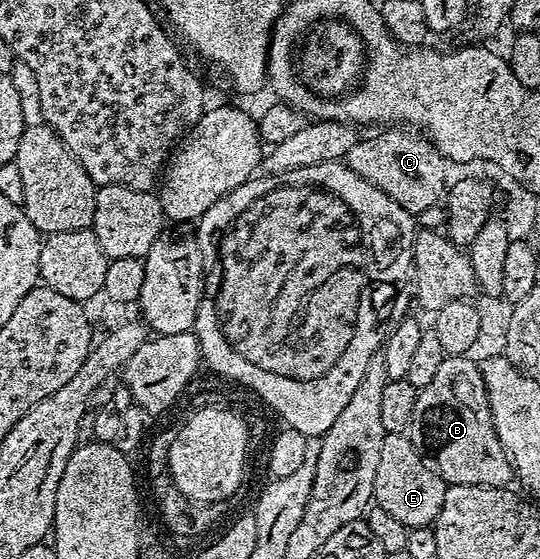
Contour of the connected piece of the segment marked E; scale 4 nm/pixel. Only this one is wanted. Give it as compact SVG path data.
M386 433L383 451L379 451L379 468L375 470L373 501L376 508L387 511L409 530L432 526L443 507L446 488L436 468L426 460L421 450L413 446L405 433Z

